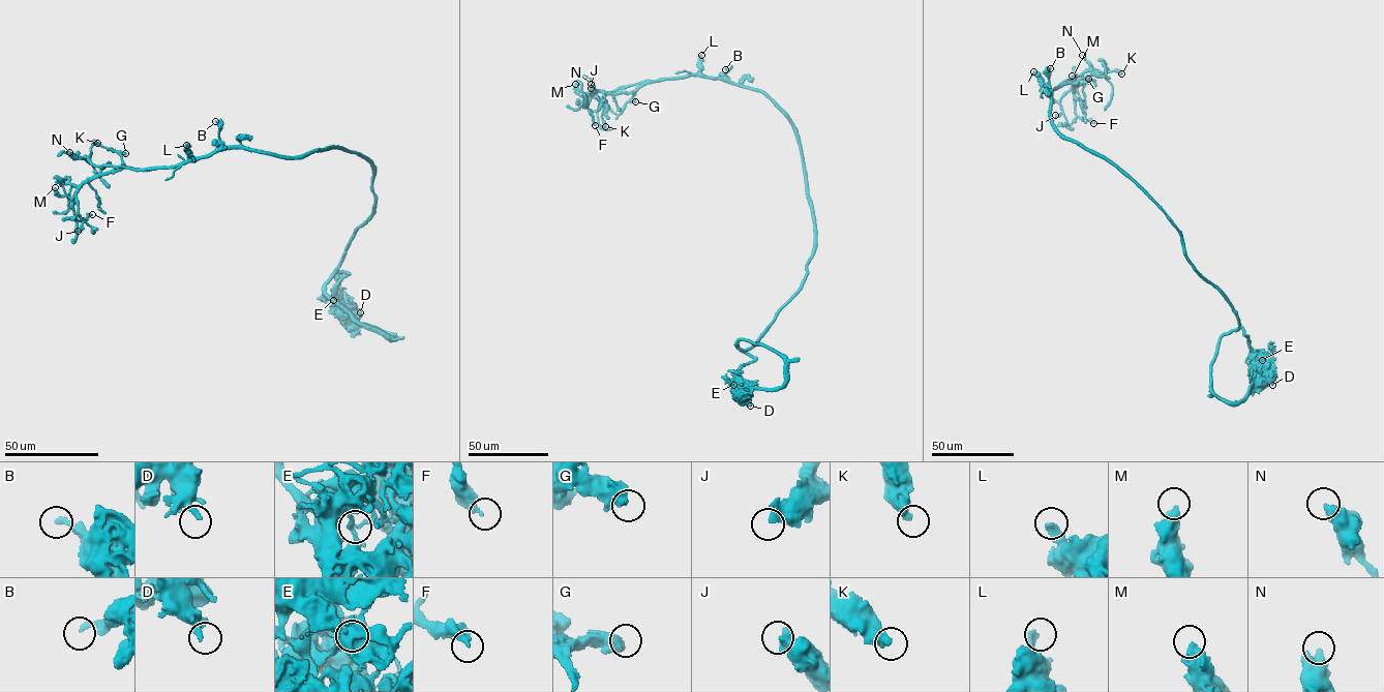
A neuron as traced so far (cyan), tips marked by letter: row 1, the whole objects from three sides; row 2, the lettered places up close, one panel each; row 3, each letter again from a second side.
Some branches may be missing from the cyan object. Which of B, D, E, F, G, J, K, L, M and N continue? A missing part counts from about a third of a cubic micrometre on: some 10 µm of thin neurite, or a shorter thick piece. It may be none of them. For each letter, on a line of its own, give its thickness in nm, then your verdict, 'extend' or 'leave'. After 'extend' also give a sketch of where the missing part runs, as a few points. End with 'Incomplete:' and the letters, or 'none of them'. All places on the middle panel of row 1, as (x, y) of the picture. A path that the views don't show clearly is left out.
B: calibre 240 nm; leave
D: calibre 280 nm; leave
E: calibre 200 nm; leave
F: calibre 300 nm; leave
G: calibre 420 nm; leave
J: calibre 550 nm; leave
K: calibre 440 nm; leave
L: calibre 320 nm; leave
M: calibre 480 nm; leave
N: calibre 550 nm; leave
Incomplete: none of them

